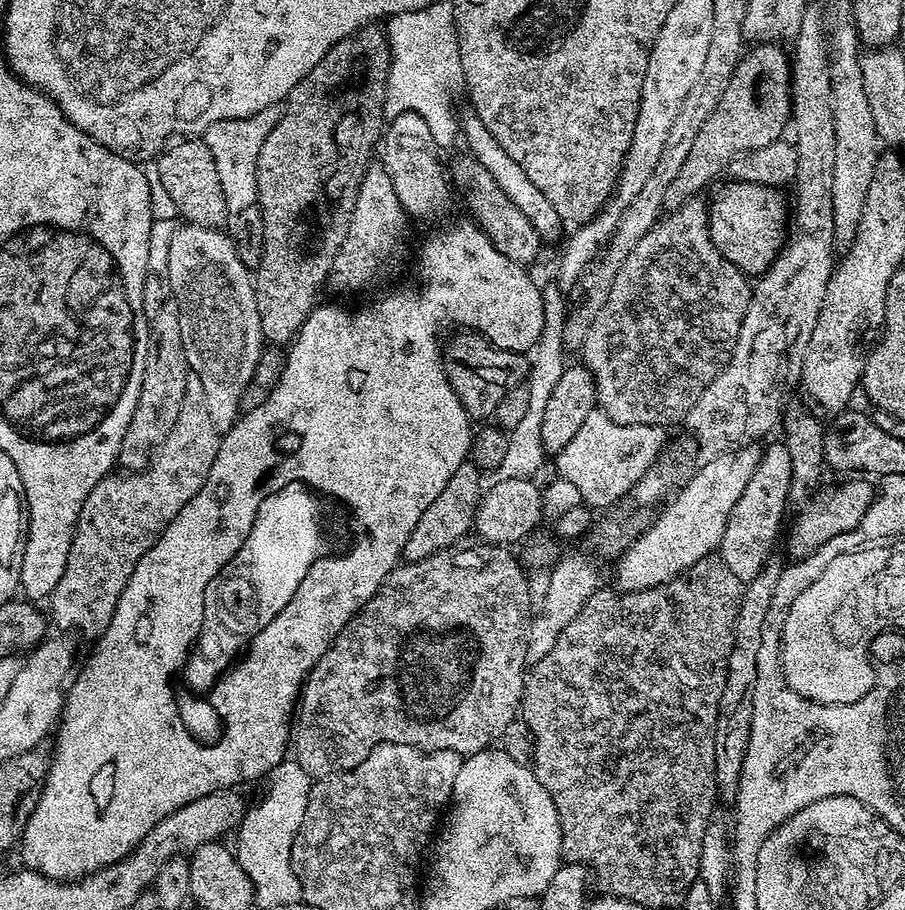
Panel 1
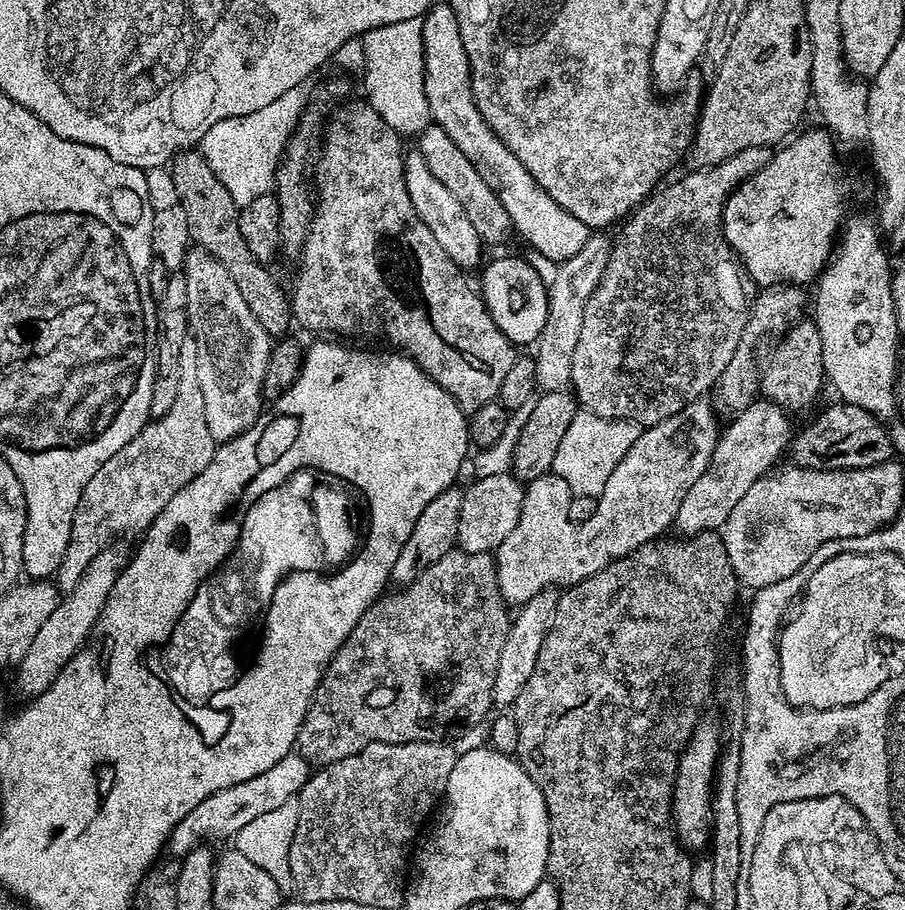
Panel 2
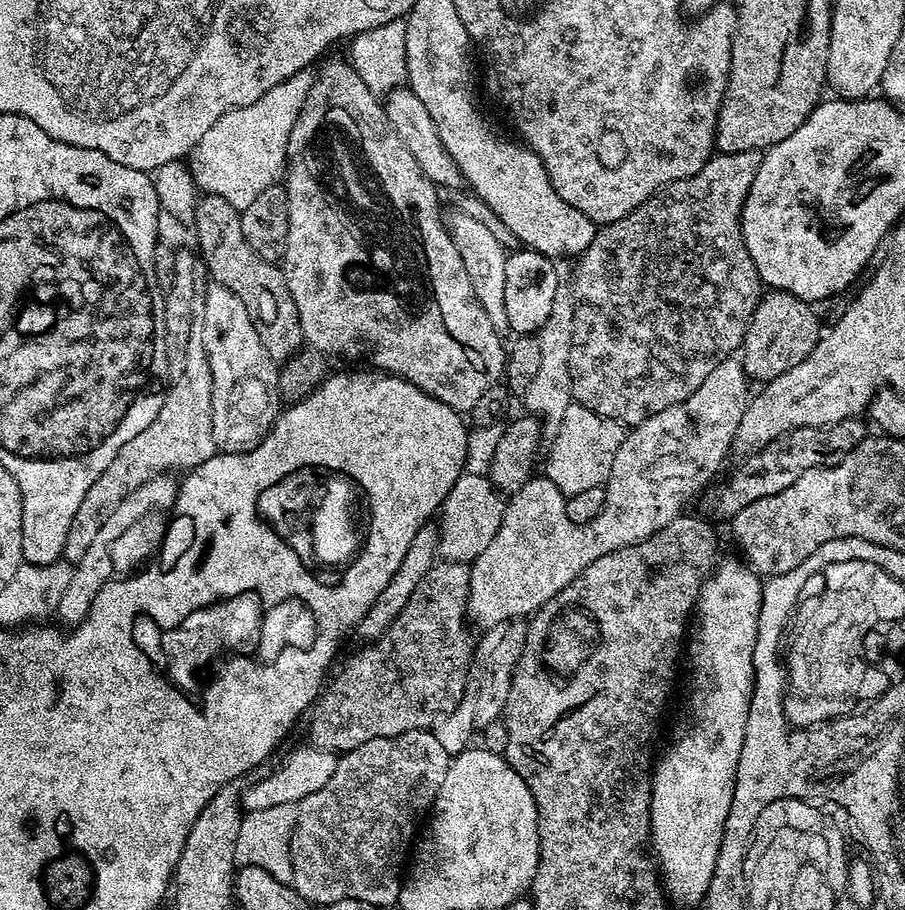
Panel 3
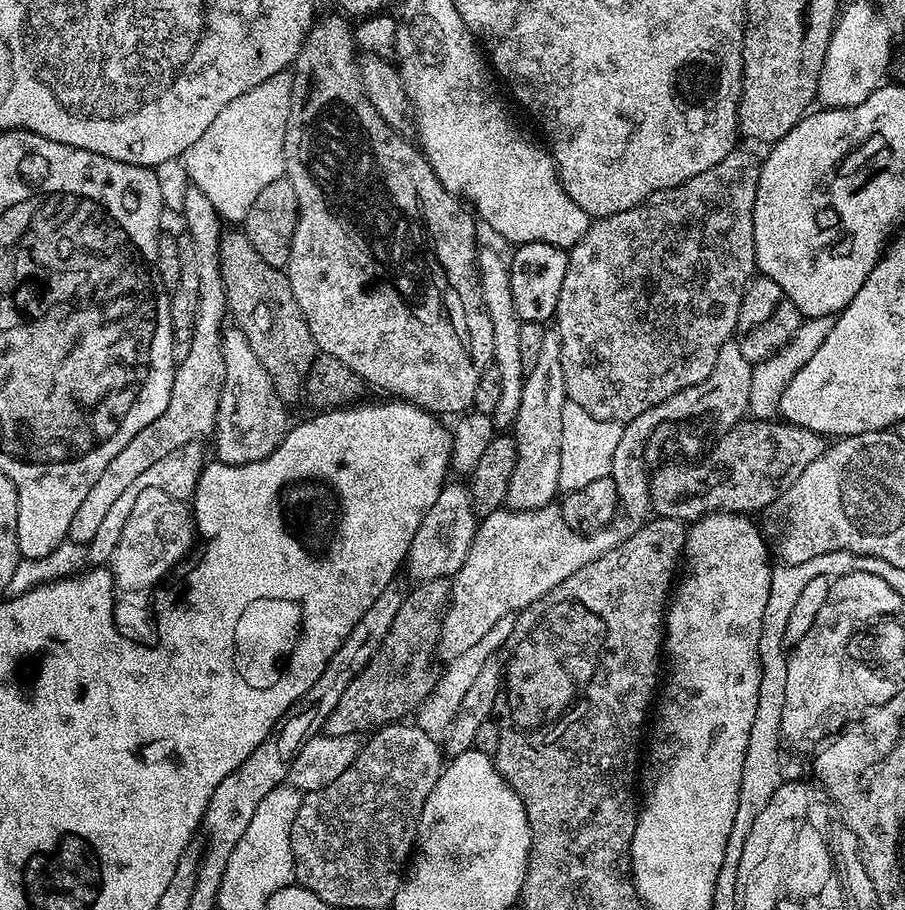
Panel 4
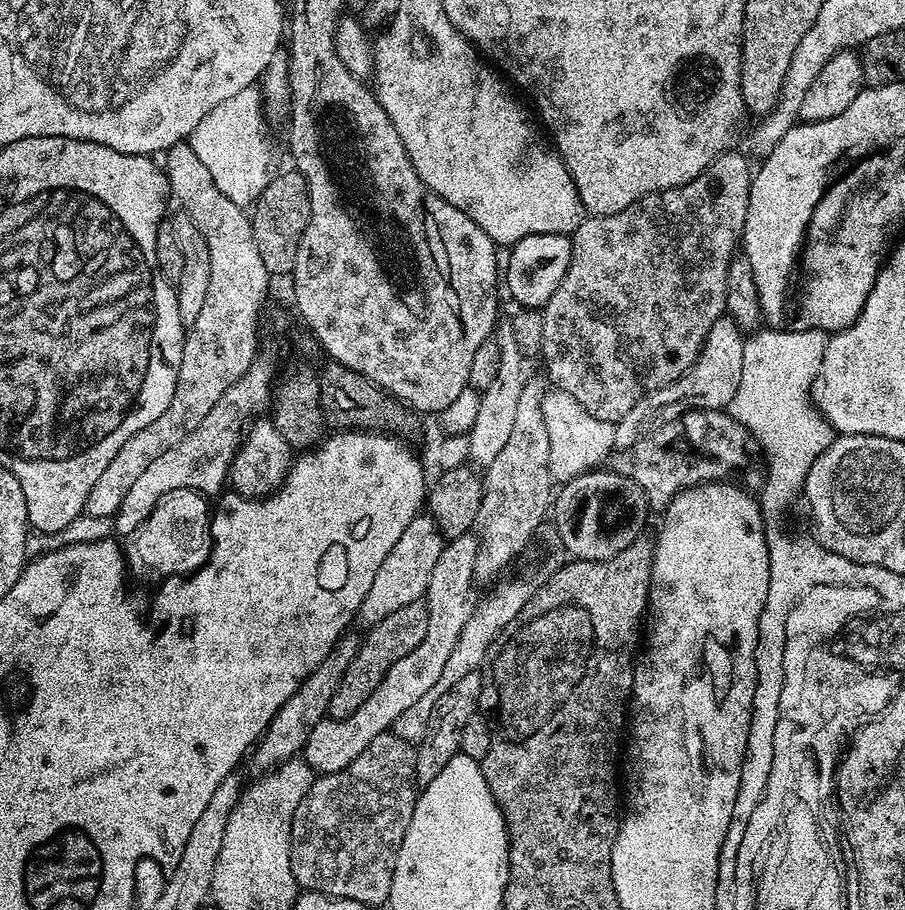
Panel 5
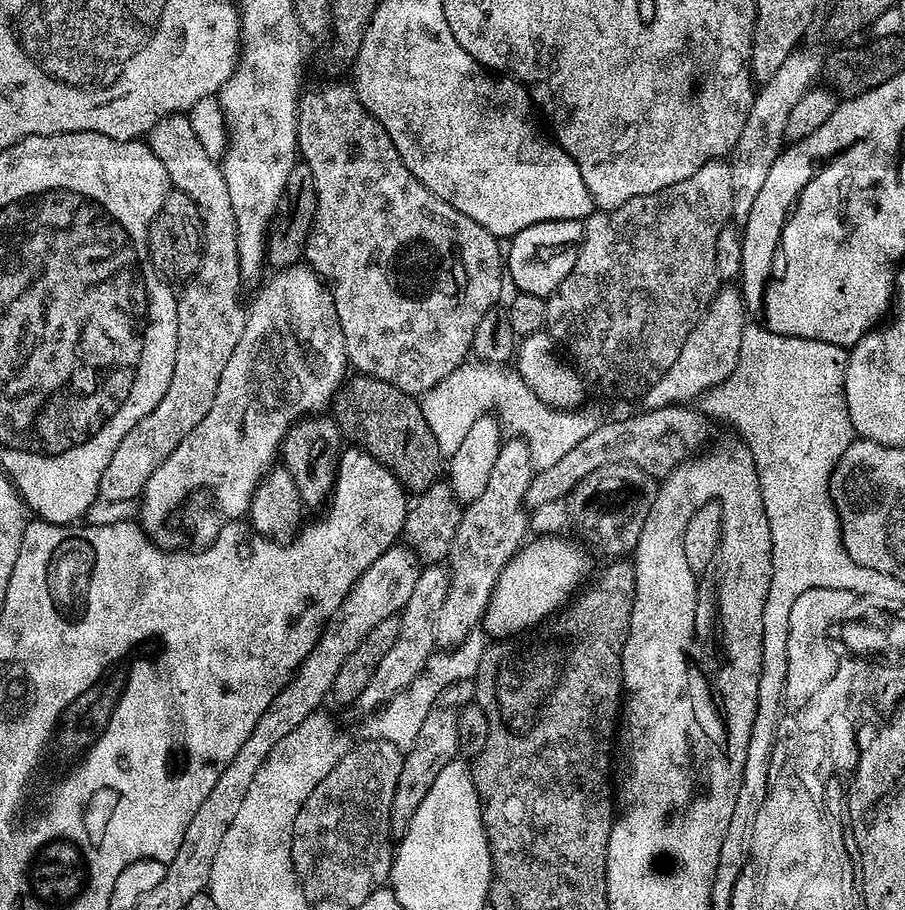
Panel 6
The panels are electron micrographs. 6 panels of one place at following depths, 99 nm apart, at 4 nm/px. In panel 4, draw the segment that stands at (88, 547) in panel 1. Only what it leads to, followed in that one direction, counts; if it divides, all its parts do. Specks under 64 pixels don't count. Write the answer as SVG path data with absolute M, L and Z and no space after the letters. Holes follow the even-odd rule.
M189 186L186 190L185 204L182 211L184 224L188 227L188 236L192 239L192 252L196 255L196 268L194 275L200 281L200 301L198 302L198 314L194 326L194 342L190 346L190 354L186 354L184 360L175 365L176 373L170 390L170 402L166 402L166 410L146 426L110 462L98 482L94 482L94 490L86 494L85 500L79 504L74 513L74 522L70 522L68 540L76 544L87 546L94 538L94 533L102 523L102 518L109 512L110 505L116 501L138 478L138 474L144 473L149 466L154 466L161 458L166 458L170 450L178 450L178 446L199 441L213 431L216 427L216 415L218 414L219 396L224 386L224 345L222 337L226 332L224 315L229 315L228 298L224 293L224 282L220 273L220 238L222 235L222 219L216 207L210 202L210 198L202 190Z

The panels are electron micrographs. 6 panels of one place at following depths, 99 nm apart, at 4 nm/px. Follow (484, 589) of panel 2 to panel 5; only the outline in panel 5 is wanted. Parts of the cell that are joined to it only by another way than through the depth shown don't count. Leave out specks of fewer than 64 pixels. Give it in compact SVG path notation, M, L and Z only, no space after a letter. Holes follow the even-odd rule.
M423 599L410 602L408 606L395 610L394 614L371 625L367 629L368 637L363 637L354 662L350 662L350 666L330 702L328 716L333 720L350 718L350 714L354 714L370 698L370 694L374 694L374 690L378 690L380 683L393 666L402 658L406 658L406 654L413 652L422 642L422 638L426 638L427 625L428 606Z

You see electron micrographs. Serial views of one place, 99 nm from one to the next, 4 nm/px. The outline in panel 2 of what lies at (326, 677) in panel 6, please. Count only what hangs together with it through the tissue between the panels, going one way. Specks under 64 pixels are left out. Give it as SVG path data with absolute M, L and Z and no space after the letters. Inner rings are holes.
M511 471L481 476L473 481L472 485L464 488L456 543L465 552L495 553L496 548L502 546L506 538L510 538L514 526L518 526L524 505L525 485Z

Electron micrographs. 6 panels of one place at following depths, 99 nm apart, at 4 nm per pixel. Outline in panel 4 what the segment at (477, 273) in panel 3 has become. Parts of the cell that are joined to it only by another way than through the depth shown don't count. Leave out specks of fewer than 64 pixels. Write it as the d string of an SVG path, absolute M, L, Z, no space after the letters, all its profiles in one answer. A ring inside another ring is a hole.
M481 247L476 253L476 269L480 275L480 289L486 306L486 314L490 314L490 326L494 326L494 365L501 375L502 396L498 398L498 406L490 413L492 427L496 430L508 430L515 425L518 406L522 406L522 390L524 389L525 370L522 366L521 343L518 338L521 326L518 310L514 310L514 290L510 290L509 261L504 260L492 248Z

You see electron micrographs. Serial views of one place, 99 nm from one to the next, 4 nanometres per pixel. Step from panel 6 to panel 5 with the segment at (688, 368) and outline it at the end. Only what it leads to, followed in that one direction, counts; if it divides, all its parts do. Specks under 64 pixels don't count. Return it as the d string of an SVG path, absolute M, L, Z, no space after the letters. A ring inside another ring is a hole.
M735 322L715 324L712 327L712 333L708 335L704 343L700 357L696 359L696 365L672 384L646 394L639 401L639 407L641 409L668 408L671 404L688 404L684 406L711 405L717 410L727 409L738 390L738 384L742 382L744 342L745 337L742 335L742 329Z

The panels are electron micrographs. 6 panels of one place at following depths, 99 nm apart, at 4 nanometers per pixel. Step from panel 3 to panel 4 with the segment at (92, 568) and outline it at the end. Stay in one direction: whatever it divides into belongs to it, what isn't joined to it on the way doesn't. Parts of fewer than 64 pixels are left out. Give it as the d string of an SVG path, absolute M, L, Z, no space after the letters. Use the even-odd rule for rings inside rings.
M193 442L186 446L178 446L178 450L170 450L170 454L166 454L166 458L154 462L154 466L149 466L144 473L138 474L138 478L134 478L134 482L130 482L130 486L126 486L126 490L122 490L121 496L110 505L109 512L102 518L102 523L94 533L94 538L86 546L88 559L93 565L104 566L109 563L111 552L114 550L114 546L117 545L118 538L122 535L122 528L126 525L126 520L130 516L134 502L137 501L138 494L142 493L142 490L150 487L161 487L162 490L168 491L170 495L179 498L196 496L196 483L206 463L202 445L203 443Z

